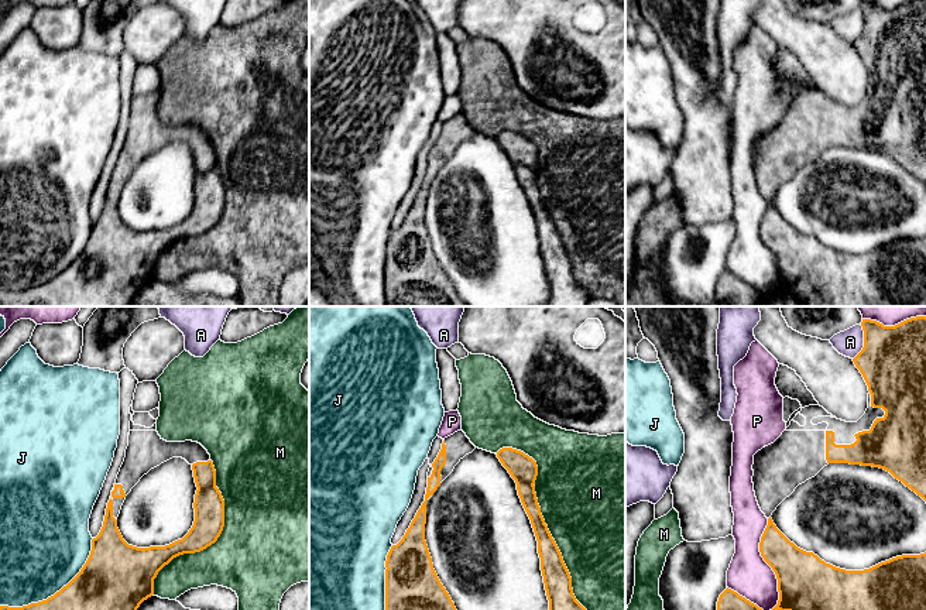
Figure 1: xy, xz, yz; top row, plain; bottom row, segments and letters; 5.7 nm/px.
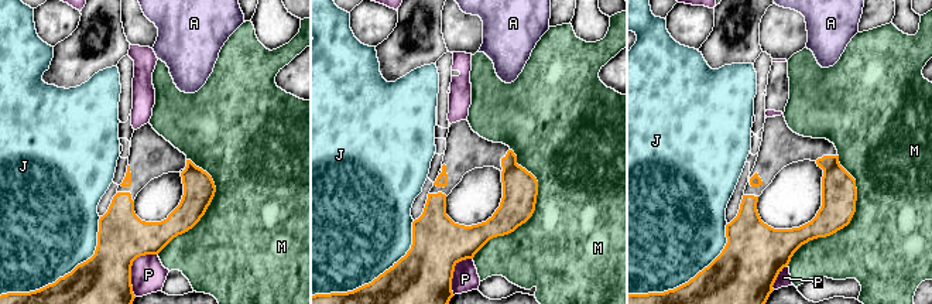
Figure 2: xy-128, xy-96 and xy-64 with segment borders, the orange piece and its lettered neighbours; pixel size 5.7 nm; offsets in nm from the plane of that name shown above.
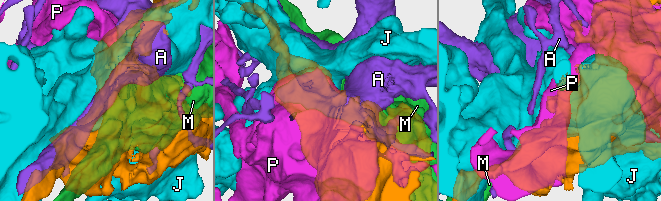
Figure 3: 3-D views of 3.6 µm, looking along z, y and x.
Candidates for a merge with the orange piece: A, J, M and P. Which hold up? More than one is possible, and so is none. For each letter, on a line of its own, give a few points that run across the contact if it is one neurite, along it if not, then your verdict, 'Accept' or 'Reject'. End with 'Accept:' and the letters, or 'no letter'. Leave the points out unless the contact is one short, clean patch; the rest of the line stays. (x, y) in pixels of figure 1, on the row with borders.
A: Reject
J: Reject
M: Reject
P: Reject
Accept: no letter

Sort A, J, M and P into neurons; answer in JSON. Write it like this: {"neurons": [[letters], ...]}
{"neurons": [["A"], ["J"], ["M"], ["P"]]}

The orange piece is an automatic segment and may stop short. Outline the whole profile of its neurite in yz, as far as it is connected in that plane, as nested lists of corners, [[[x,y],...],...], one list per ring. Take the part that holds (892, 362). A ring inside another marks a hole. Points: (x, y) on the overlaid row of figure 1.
[[[926,316],[884,326],[862,319],[864,347],[853,359],[868,385],[868,408],[857,422],[846,422],[820,405],[809,405],[771,445],[754,455],[754,491],[766,518],[795,489],[829,463],[879,467],[926,501]]]

